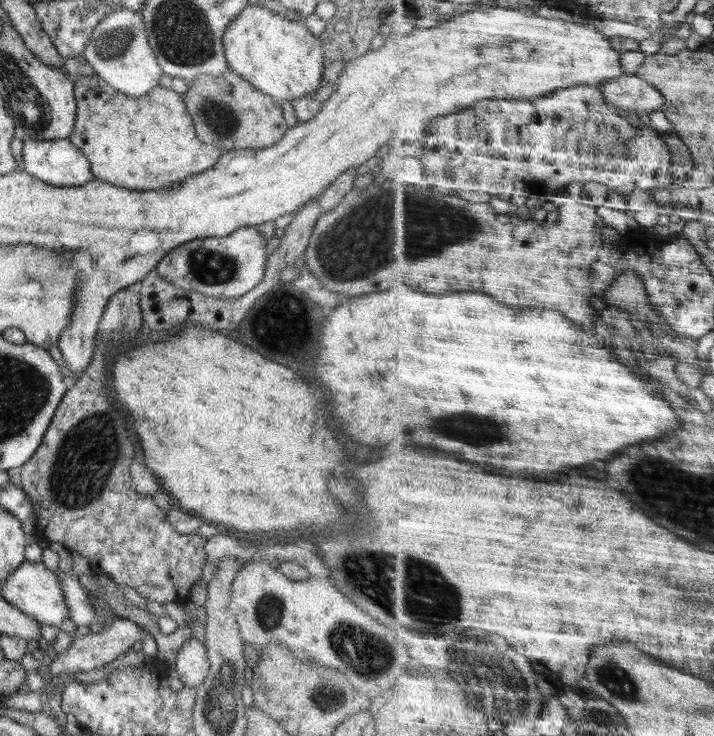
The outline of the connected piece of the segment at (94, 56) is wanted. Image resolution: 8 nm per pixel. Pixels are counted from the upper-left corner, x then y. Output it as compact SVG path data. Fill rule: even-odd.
M128 8L116 9L100 19L95 29L90 33L89 41L82 55L94 69L96 75L104 80L104 82L107 82L112 88L130 97L141 97L148 94L150 90L159 85L158 79L160 76L166 76L166 74L163 74L156 55L148 42L141 13Z

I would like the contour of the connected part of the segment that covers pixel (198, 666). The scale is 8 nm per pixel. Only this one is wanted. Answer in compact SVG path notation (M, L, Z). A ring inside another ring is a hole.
M195 638L186 640L178 650L174 667L184 686L197 690L209 671L205 644Z

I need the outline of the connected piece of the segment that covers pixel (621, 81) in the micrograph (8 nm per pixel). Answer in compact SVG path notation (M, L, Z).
M636 75L608 80L600 85L607 101L620 112L648 114L662 110L666 104L665 94L651 82Z

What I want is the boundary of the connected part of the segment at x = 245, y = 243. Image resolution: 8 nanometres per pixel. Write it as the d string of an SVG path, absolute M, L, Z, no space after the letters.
M256 225L234 230L228 236L196 238L176 246L157 264L155 272L159 278L171 282L184 290L194 290L204 296L214 298L238 298L252 290L264 280L269 254L266 252L266 239L260 235Z

